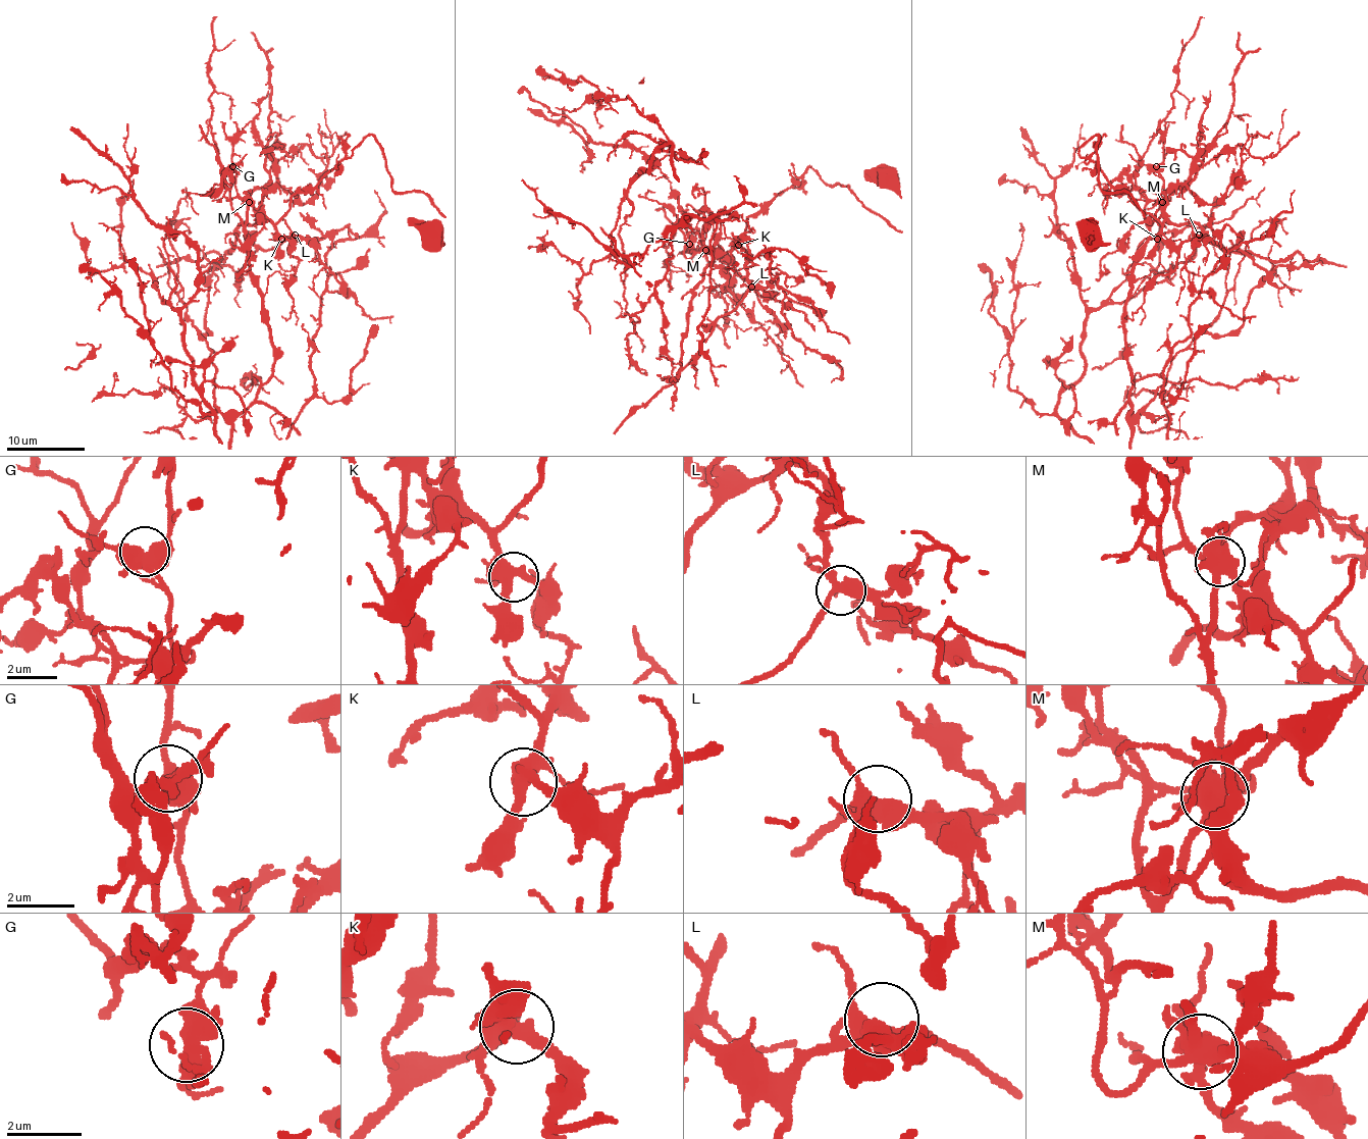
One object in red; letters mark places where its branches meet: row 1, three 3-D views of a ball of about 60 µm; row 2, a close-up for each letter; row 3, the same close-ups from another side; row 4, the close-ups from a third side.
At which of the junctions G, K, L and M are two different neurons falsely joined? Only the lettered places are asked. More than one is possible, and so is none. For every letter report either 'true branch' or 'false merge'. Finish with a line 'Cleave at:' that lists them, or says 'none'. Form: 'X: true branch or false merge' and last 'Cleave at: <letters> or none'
G: true branch
K: true branch
L: true branch
M: false merge
Cleave at: M

